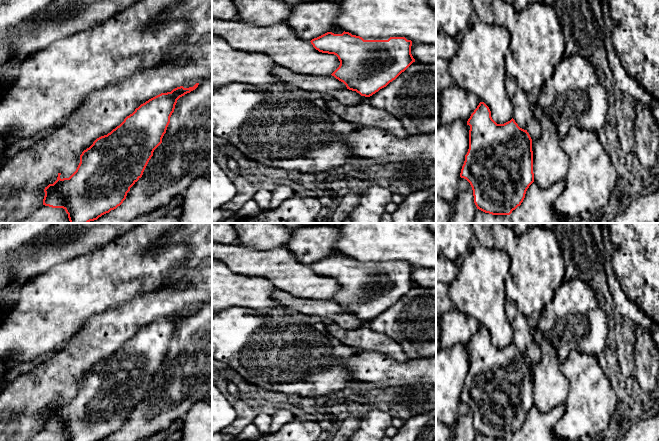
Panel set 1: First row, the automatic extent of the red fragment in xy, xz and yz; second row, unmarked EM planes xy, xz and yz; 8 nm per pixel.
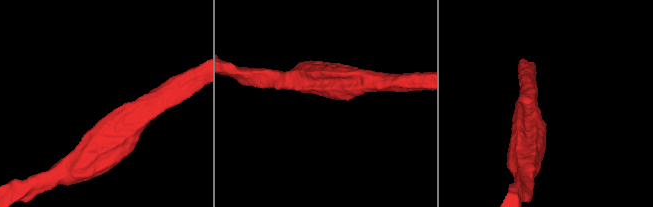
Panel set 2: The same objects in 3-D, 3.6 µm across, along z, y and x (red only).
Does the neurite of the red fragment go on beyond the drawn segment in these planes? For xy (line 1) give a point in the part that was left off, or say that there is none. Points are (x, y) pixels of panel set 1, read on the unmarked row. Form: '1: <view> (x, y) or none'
1: none

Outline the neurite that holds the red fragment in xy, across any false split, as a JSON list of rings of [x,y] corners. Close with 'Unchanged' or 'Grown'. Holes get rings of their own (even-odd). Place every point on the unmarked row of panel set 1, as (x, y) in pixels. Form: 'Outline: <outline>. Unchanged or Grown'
Outline: [[[198,309],[180,310],[149,323],[110,357],[97,362],[82,376],[80,387],[69,402],[61,403],[58,397],[57,404],[45,411],[43,429],[63,432],[68,441],[101,441],[120,430],[130,412],[142,401],[154,374],[162,367],[177,324]]]. Unchanged

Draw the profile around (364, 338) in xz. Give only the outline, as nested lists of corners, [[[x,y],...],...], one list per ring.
[[[330,320],[325,321],[327,330],[343,344],[355,350],[375,351],[391,359],[404,362],[409,358],[397,341],[382,332],[376,332],[368,325],[354,329],[344,329]]]

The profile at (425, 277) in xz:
[[[413,267],[411,278],[415,285],[424,288],[436,288],[436,269]]]

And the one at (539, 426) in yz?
[[[566,404],[547,412],[541,412],[535,405],[526,415],[520,430],[512,435],[510,441],[561,441],[555,435],[555,427],[566,411]]]

